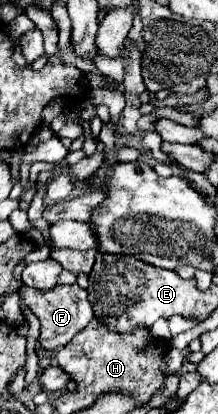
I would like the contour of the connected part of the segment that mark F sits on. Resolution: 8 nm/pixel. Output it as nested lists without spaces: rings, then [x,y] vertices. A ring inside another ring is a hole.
[[[57,285],[49,291],[39,291],[31,287],[21,287],[21,303],[25,303],[41,321],[41,335],[39,343],[47,351],[59,351],[63,349],[79,331],[83,331],[93,321],[93,309],[87,299],[87,291],[83,287],[75,285]]]

